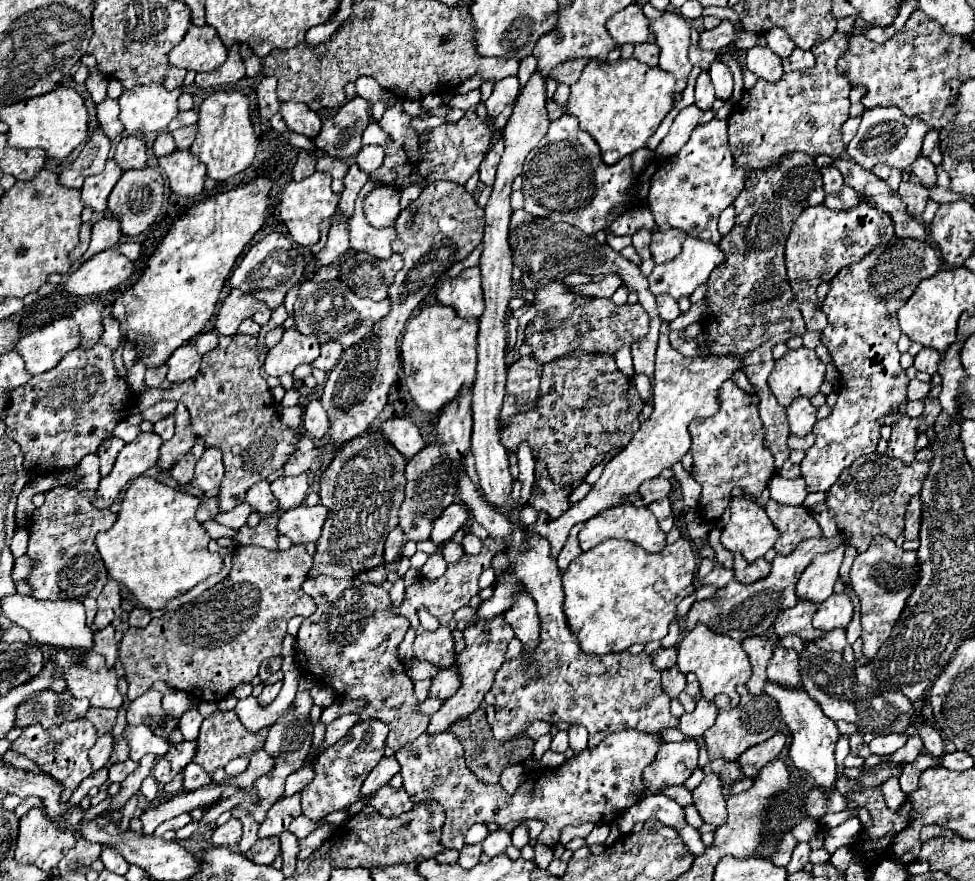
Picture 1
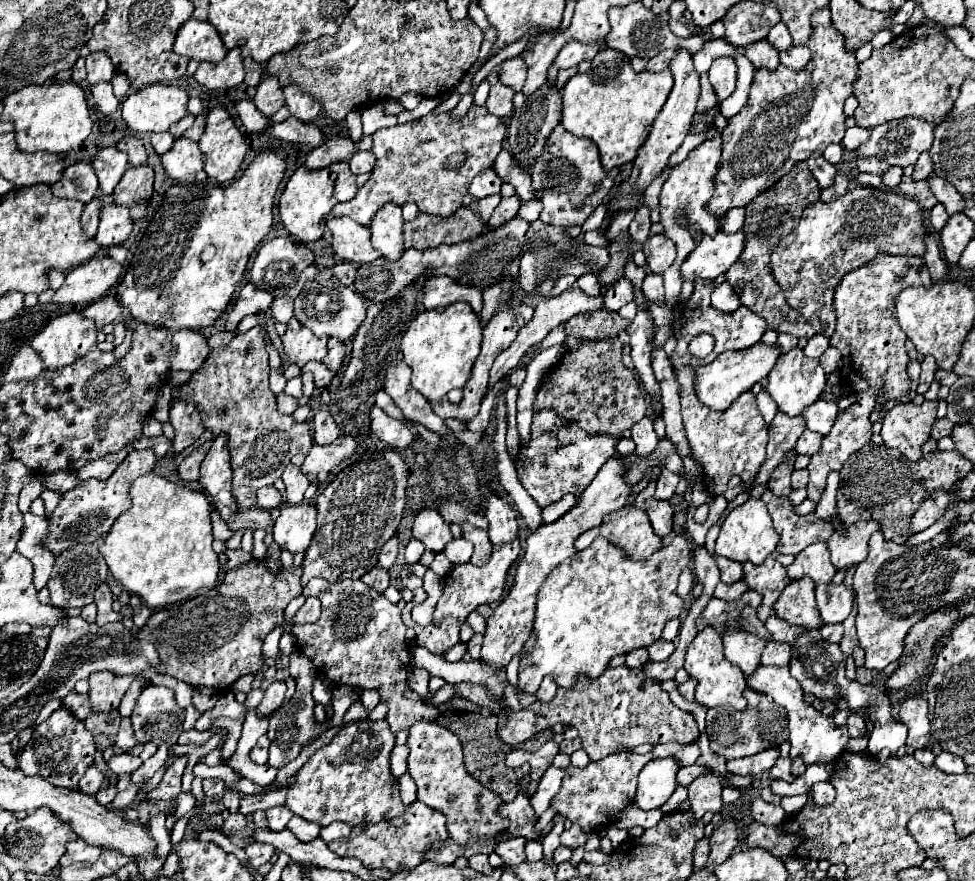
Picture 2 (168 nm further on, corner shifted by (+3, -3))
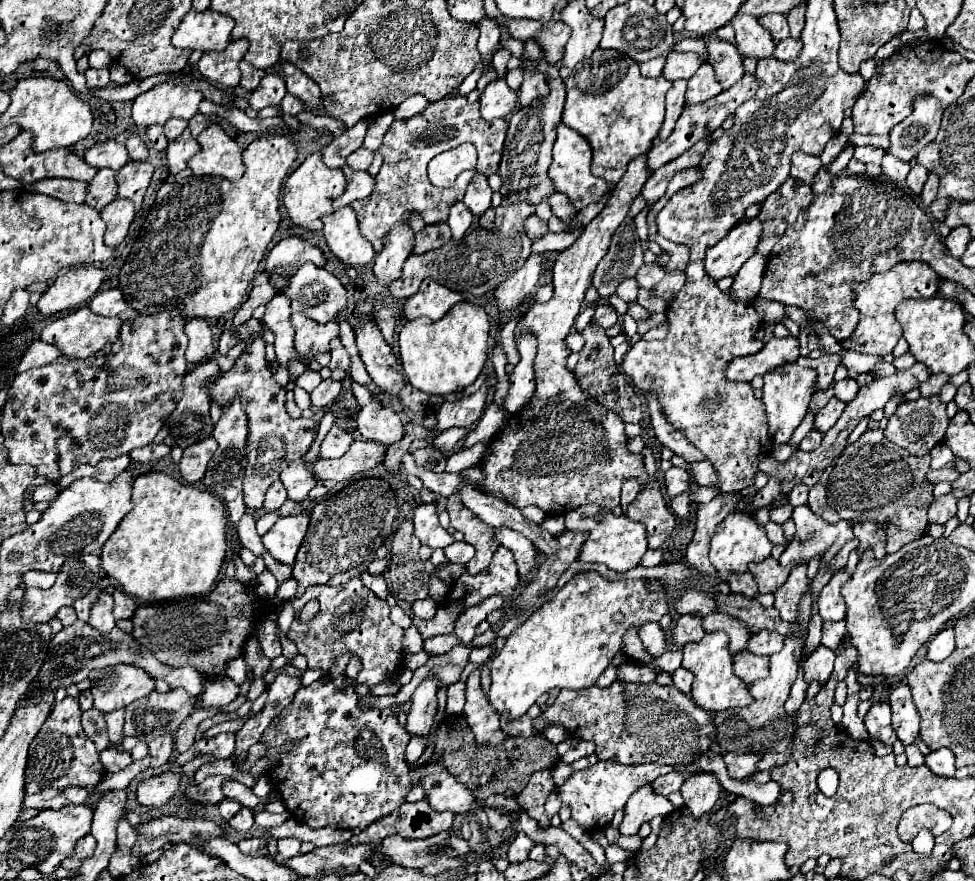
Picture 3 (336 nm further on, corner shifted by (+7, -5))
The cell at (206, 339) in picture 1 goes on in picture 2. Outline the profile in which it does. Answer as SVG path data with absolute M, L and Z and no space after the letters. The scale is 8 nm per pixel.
M221 331L221 333L215 333L215 335L209 337L209 347L211 347L211 349L223 347L223 345L227 345L235 335L237 335L237 331Z

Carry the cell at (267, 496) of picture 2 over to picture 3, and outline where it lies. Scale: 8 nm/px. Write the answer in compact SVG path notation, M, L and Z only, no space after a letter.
M275 481L275 483L269 487L267 495L265 495L263 509L265 509L265 511L275 511L275 509L279 509L279 507L283 505L285 499L287 499L287 491L285 491L283 483L281 483L281 481Z

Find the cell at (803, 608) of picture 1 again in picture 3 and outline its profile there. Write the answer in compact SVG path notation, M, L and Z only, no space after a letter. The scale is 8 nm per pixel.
M795 567L785 581L783 587L775 591L775 609L779 611L781 619L787 623L797 621L799 617L799 603L807 591L807 567Z

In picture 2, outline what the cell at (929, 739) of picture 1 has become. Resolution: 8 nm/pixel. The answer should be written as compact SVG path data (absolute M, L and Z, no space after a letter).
M911 695L907 701L901 703L897 719L907 725L907 745L915 749L923 749L931 737L929 733L929 713L927 713L927 701L923 697Z

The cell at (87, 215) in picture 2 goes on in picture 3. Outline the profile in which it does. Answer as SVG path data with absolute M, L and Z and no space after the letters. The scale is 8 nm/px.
M99 169L97 175L89 181L89 193L85 203L97 211L107 207L113 199L117 199L117 189L115 189L115 171L109 169Z

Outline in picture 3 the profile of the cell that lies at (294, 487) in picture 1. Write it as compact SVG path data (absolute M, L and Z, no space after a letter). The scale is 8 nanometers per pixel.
M301 459L289 463L289 467L281 473L281 481L287 489L289 499L297 503L307 499L307 493L317 485L313 473L307 469L307 465Z

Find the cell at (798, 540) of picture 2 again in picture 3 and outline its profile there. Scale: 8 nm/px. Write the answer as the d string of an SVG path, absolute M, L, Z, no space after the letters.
M769 521L769 523L765 525L765 531L767 531L767 537L769 537L769 541L771 541L773 545L787 545L787 539L785 539L785 535L783 535L783 525L779 525L779 523L775 523L775 521Z

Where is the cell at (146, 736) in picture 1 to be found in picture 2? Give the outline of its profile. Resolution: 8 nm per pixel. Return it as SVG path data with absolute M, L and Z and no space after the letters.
M123 717L121 719L121 727L119 727L119 733L117 733L115 745L121 747L127 753L137 745L137 739L133 737L133 729L131 729L131 719L129 717Z

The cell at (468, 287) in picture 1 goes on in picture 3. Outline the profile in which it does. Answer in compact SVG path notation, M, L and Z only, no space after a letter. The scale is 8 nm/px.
M423 279L419 291L405 303L405 317L415 319L425 315L437 321L459 301L463 301L461 293L451 291L433 279Z

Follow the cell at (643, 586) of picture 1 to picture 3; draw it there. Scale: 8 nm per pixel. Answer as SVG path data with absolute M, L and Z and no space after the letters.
M581 571L571 581L567 581L561 589L557 589L555 597L547 601L541 609L537 609L523 625L519 625L507 639L501 653L493 659L491 665L491 689L487 699L495 707L497 713L503 709L511 717L521 717L527 709L549 689L587 689L593 687L599 675L607 669L613 655L617 655L623 647L623 635L633 627L641 629L645 623L659 621L669 613L669 593L663 587L661 591L651 591L647 579L619 579L609 581L601 577L597 571Z

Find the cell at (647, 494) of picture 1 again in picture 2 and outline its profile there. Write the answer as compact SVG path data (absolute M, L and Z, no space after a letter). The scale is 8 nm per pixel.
M663 469L663 473L659 475L657 479L657 489L655 489L655 497L657 499L671 499L673 493L675 493L675 487L679 483L679 473L673 473L673 471L667 471Z

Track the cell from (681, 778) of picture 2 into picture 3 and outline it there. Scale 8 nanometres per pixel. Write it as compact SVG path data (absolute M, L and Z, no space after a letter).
M669 773L669 775L665 775L665 777L657 777L651 785L653 785L653 789L655 789L657 793L661 793L661 795L667 797L669 793L679 791L681 785L683 785L683 781L685 781L685 777L683 777L681 773Z

